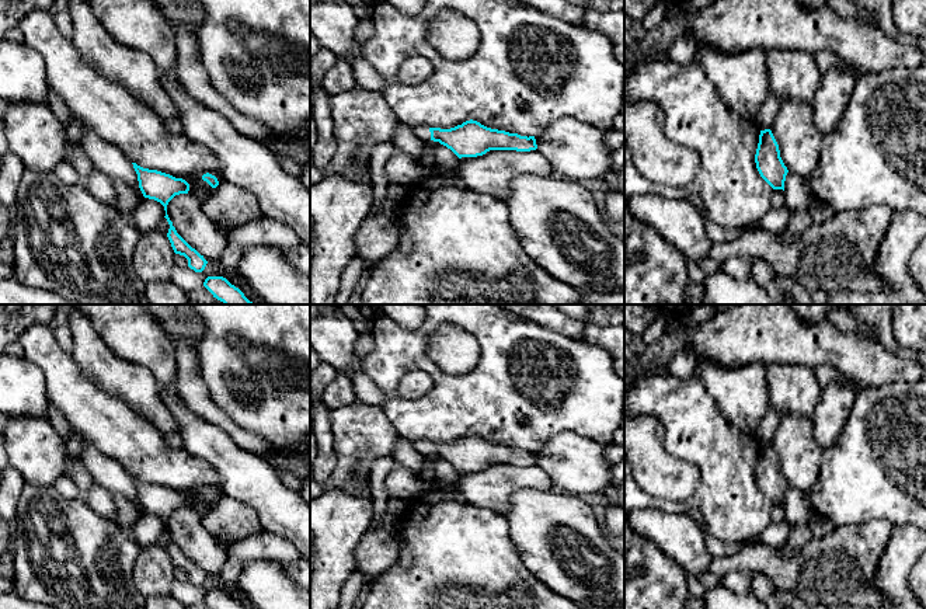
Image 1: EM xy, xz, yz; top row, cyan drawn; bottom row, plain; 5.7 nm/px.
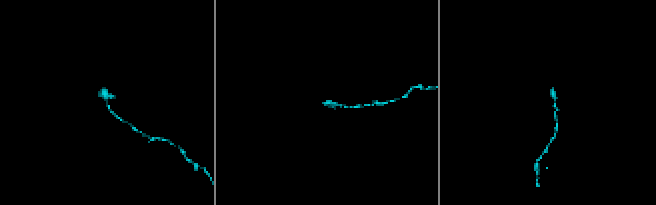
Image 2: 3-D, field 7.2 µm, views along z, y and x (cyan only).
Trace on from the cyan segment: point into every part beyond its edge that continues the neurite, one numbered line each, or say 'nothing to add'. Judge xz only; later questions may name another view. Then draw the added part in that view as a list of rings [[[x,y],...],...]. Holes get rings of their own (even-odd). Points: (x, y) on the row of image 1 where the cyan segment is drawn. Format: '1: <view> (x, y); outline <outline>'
1: xz (423, 132); outline [[[415,126],[411,128],[412,133],[424,142],[431,142],[429,126]]]

